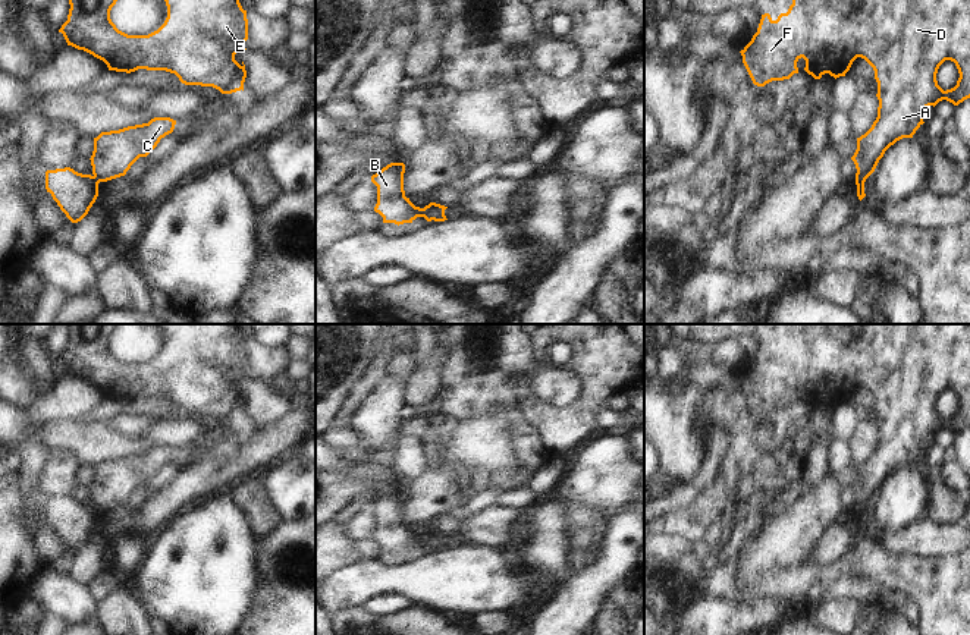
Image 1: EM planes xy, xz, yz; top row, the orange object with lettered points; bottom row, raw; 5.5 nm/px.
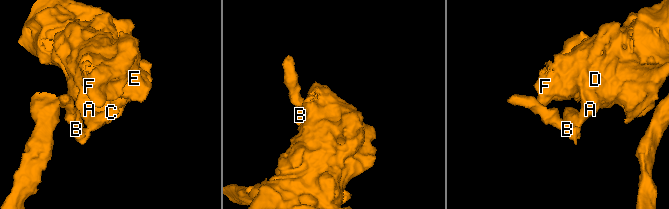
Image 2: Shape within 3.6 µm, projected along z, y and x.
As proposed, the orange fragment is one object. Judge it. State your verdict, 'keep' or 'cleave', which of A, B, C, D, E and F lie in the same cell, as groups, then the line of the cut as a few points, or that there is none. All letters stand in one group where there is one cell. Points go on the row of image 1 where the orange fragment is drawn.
cleave; A C D E F / B; cut in yz along (865, 178), (856, 181)

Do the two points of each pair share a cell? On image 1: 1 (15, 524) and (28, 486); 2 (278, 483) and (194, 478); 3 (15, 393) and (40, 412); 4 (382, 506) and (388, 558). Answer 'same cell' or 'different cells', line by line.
1: different cells
2: different cells
3: different cells
4: same cell

